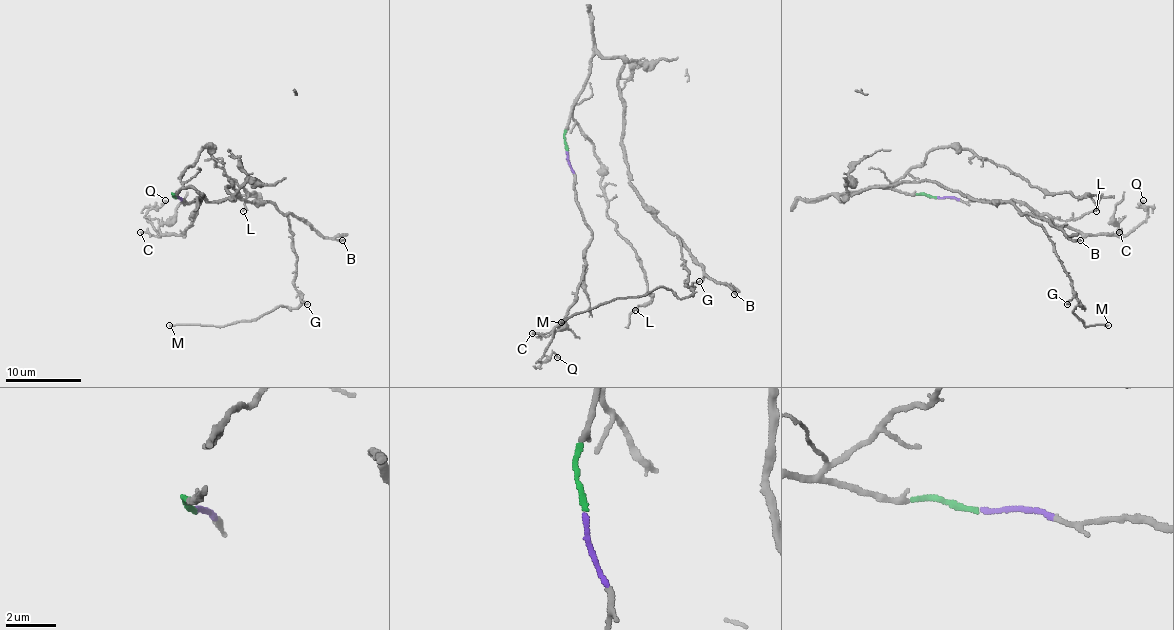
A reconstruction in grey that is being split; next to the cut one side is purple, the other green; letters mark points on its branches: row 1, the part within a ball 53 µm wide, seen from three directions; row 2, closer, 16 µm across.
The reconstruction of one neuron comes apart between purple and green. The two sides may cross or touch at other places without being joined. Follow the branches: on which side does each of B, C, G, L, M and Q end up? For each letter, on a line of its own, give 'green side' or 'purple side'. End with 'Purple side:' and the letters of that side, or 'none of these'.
B: green side
C: purple side
G: green side
L: green side
M: green side
Q: purple side
Purple side: C, Q

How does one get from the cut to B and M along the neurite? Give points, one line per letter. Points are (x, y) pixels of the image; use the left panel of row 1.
B: (175, 198), (191, 186), (206, 200), (227, 200), (231, 181), (248, 202), (271, 202), (320, 234), (343, 240)
M: (175, 198), (227, 200), (231, 181), (271, 202), (301, 302), (170, 325)

